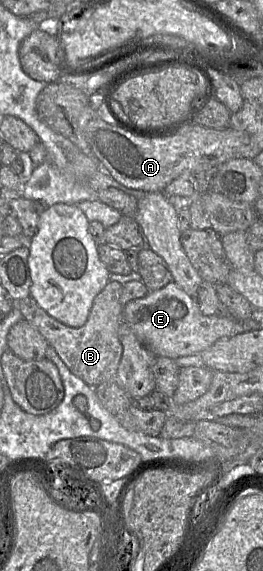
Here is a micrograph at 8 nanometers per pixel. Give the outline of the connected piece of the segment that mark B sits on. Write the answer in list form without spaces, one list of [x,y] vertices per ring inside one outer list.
[[[109,281],[95,297],[86,323],[79,328],[62,324],[46,313],[37,302],[28,296],[17,302],[23,319],[35,327],[47,341],[72,374],[91,387],[98,387],[115,381],[123,348],[119,340],[119,327],[123,306],[120,303],[122,284]]]

